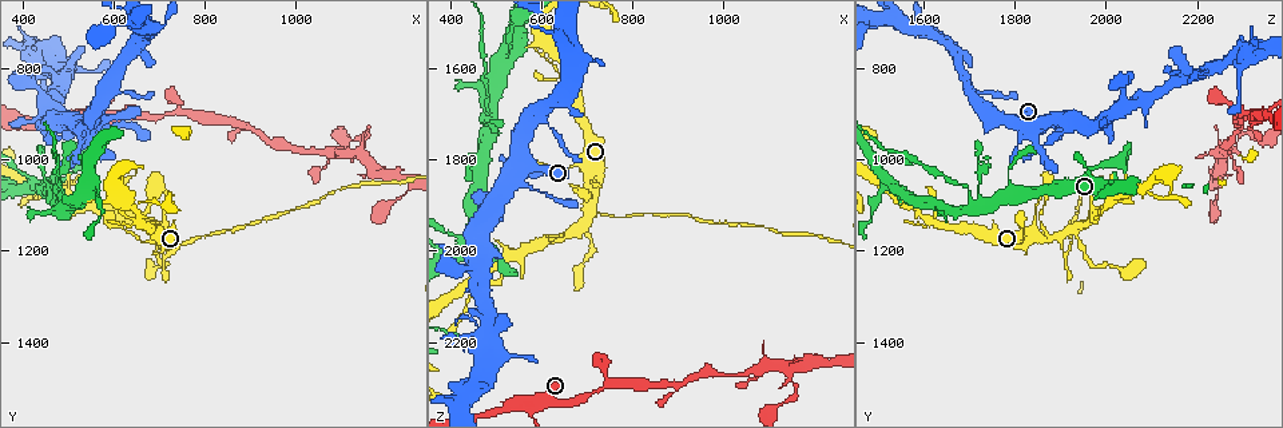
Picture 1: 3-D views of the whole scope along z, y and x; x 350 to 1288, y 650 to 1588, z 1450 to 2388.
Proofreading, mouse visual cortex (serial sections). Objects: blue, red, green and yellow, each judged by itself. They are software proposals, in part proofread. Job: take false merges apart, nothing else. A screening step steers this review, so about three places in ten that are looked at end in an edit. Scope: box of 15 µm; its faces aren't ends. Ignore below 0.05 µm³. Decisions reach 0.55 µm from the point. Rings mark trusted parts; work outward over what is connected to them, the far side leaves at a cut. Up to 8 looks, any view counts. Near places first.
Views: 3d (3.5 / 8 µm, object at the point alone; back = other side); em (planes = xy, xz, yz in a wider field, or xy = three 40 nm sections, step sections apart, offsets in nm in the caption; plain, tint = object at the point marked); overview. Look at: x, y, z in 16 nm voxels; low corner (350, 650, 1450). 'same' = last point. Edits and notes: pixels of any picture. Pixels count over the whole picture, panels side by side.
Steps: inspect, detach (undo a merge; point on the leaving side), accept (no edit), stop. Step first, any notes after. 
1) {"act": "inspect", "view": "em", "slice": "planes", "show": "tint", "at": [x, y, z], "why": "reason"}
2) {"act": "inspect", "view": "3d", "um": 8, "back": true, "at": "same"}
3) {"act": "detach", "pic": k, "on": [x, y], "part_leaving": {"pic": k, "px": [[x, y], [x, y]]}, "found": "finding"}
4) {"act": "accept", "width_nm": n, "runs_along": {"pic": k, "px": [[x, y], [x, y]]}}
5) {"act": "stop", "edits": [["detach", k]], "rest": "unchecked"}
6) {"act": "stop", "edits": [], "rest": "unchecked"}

{"act": "inspect", "view": "3d", "um": 3.5, "at": [745, 1190, 1920], "why": "narrows sharply"}

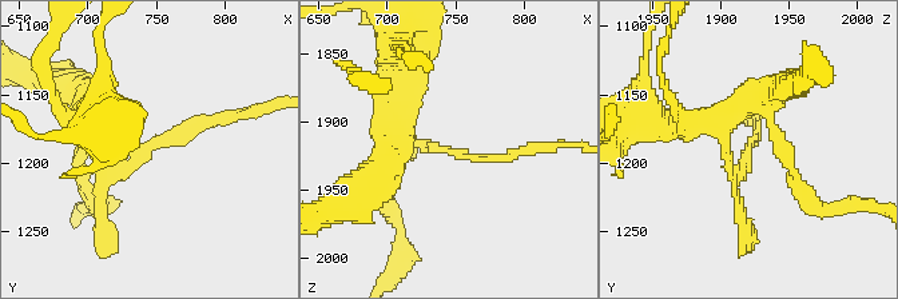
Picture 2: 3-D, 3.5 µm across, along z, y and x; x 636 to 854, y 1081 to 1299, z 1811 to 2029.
{"act": "inspect", "view": "em", "slice": "xy", "step": 1, "show": "tint", "at": [746, 1184, 1920], "arm_widths_nm": [100, 150]}

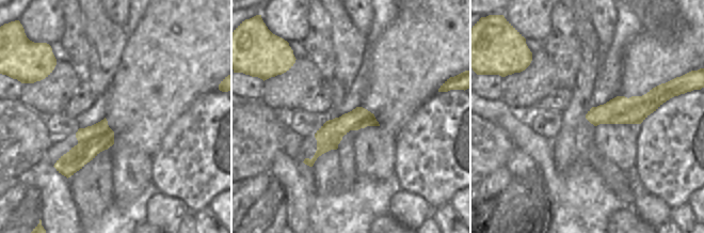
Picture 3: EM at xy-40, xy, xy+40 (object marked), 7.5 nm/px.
{"act": "inspect", "view": "em", "slice": "xy", "step": 5, "show": "tint", "at": "same", "why": "another direction"}

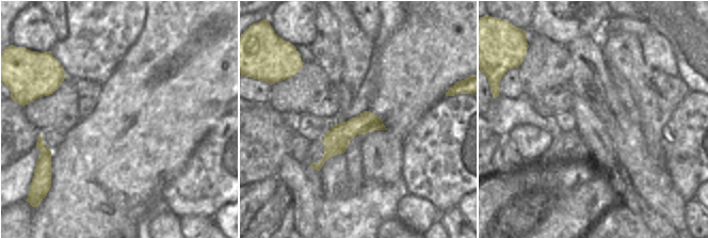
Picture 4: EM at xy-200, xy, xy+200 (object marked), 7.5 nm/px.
{"act": "detach", "pic": 2, "on": [191, 124], "found": "two cells meet here"}

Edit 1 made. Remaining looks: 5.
{"act": "inspect", "view": "3d", "um": 3.5, "at": [490, 1095, 1705], "why": "four or more arms meet"}

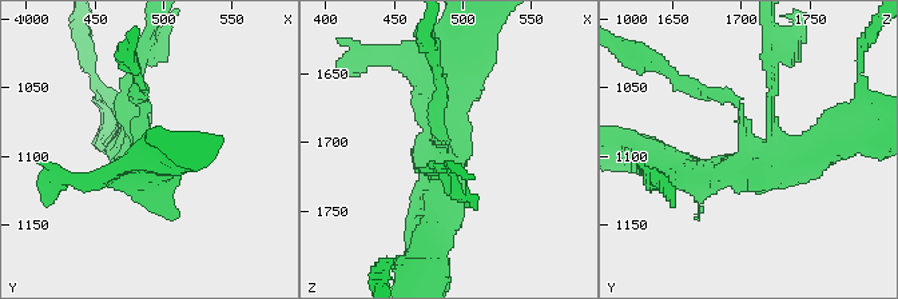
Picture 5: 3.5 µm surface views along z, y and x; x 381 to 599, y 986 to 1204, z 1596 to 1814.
{"act": "inspect", "view": "em", "slice": "xy", "step": 5, "show": "tint", "at": [486, 1092, 1704], "arms": 4, "arm_widths_nm": [100, 150, 400, 450], "why": "need the tissue"}

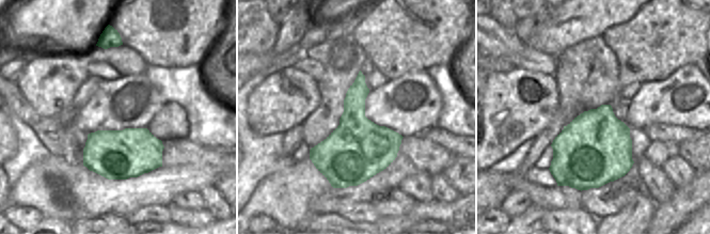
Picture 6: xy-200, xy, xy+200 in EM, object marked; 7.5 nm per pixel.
{"act": "detach", "pic": 5, "on": [698, 91], "part_leaving": {"pic": 5, "px": [[739, 108], [634, 55]]}, "found": "two cells meet here"}

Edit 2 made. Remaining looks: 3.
{"act": "inspect", "view": "3d", "um": 3.5, "at": [740, 905, 2295], "why": "sudden change in width"}

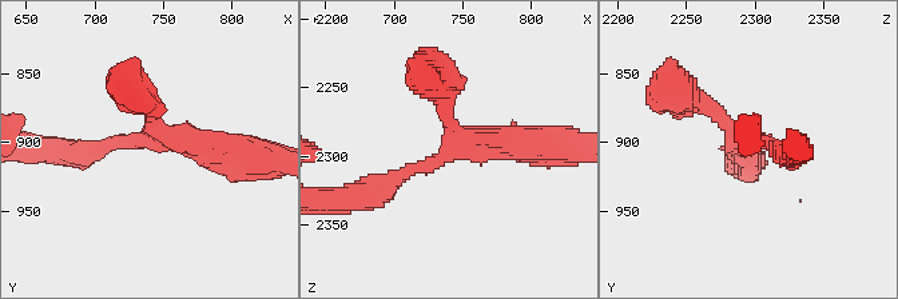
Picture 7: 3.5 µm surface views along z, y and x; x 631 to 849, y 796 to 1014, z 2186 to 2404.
{"act": "inspect", "view": "em", "slice": "xy", "step": 5, "show": "plain", "at": [746, 896, 2296]}

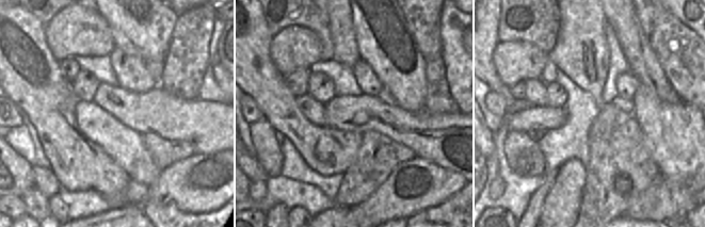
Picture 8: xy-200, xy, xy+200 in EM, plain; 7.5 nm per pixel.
{"act": "inspect", "view": "em", "slice": "xy", "step": 5, "show": "tint", "at": "same"}

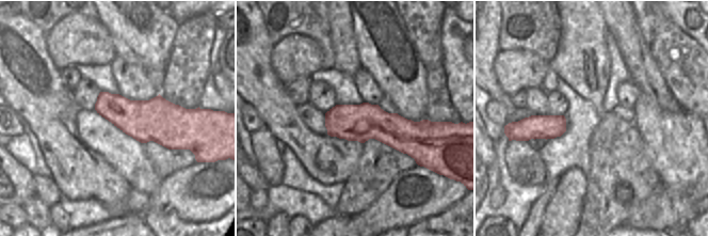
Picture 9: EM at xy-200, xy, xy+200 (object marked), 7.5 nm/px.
{"act": "accept", "runs_along": {"pic": 7, "px": [[377, 188], [475, 140], [541, 144]]}, "found": "all the same cell"}

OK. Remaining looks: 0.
{"act": "stop", "edits": [["detach", 2], ["detach", 5]], "rest": "unchecked"}

